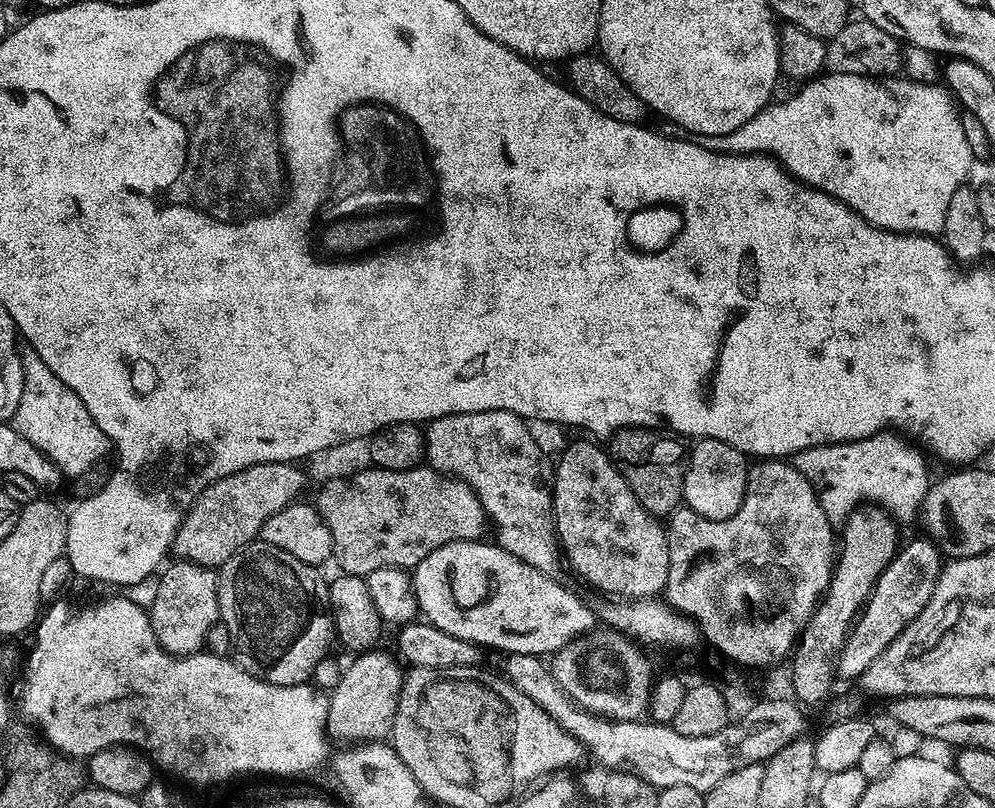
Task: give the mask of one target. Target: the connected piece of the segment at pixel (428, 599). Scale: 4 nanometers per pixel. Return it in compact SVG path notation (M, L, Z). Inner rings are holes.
M483 539L446 542L446 546L438 546L438 550L434 550L434 554L426 554L426 558L422 558L422 562L418 562L418 566L411 573L412 585L416 591L416 601L420 607L419 615L427 623L433 624L438 630L442 630L454 638L465 640L467 644L475 644L481 649L497 648L498 651L504 652L503 654L530 654L531 656L539 656L541 658L547 657L549 654L555 654L562 646L566 646L578 636L591 633L597 627L595 625L598 624L597 613L593 609L591 612L566 585L559 584L555 580L557 578L555 575L539 572L537 568L530 566L526 562L522 562L517 556L510 554L505 548L500 547L495 542L484 543Z

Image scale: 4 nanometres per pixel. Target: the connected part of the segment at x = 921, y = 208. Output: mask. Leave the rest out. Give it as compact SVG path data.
M829 71L821 74L815 80L809 80L803 85L801 92L793 94L789 100L784 100L781 104L777 102L769 103L767 108L763 108L750 122L738 126L731 134L721 136L697 136L694 143L702 146L711 152L731 152L742 156L753 154L763 154L776 161L789 176L796 177L801 184L816 188L824 192L827 196L833 196L836 200L843 202L847 208L854 210L858 215L875 228L880 228L884 232L903 232L905 234L915 234L918 237L936 238L943 233L946 222L946 210L950 210L950 198L959 188L965 187L968 171L972 168L974 157L970 146L966 142L966 134L962 134L962 122L960 112L954 103L953 97L949 95L943 87L936 88L935 83L916 83L907 78L892 78L883 84L883 79L874 76L859 76L858 74L844 74L836 71Z

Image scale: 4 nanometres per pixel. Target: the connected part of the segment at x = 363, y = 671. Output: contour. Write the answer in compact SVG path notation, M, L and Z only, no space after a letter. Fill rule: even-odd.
M369 650L359 653L353 659L356 661L341 674L336 689L331 689L326 725L327 735L331 739L333 736L336 740L345 740L345 745L356 746L361 742L383 741L391 733L400 697L402 668L391 655L388 657L380 651Z

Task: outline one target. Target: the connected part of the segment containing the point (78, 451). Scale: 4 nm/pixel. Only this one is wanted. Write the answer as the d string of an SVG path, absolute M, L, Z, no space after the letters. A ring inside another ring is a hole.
M28 350L23 353L24 361L24 390L22 402L18 406L14 417L14 427L26 442L38 446L42 454L61 470L65 477L80 478L84 472L90 470L95 463L103 461L110 452L110 441L106 433L94 422L90 410L82 406L82 398L62 382L62 378L55 376L42 362L36 352Z

